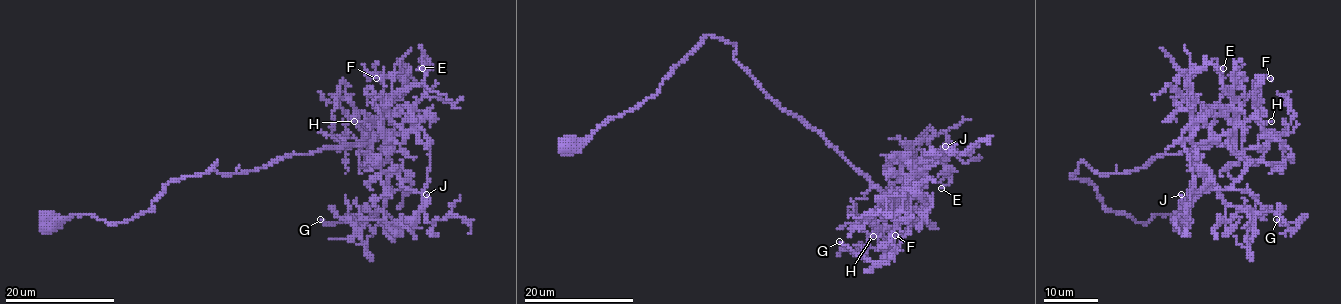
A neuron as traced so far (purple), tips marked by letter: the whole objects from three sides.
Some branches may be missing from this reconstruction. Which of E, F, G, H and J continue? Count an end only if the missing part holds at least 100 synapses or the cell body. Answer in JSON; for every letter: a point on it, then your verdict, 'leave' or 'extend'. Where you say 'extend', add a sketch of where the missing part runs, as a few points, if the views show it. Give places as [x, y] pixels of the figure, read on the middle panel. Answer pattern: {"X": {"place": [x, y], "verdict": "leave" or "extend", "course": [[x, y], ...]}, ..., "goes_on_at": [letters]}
{"E": {"place": [941, 188], "verdict": "leave"}, "F": {"place": [895, 235], "verdict": "leave"}, "G": {"place": [839, 241], "verdict": "leave"}, "H": {"place": [873, 236], "verdict": "leave"}, "J": {"place": [945, 146], "verdict": "leave"}, "goes_on_at": []}

